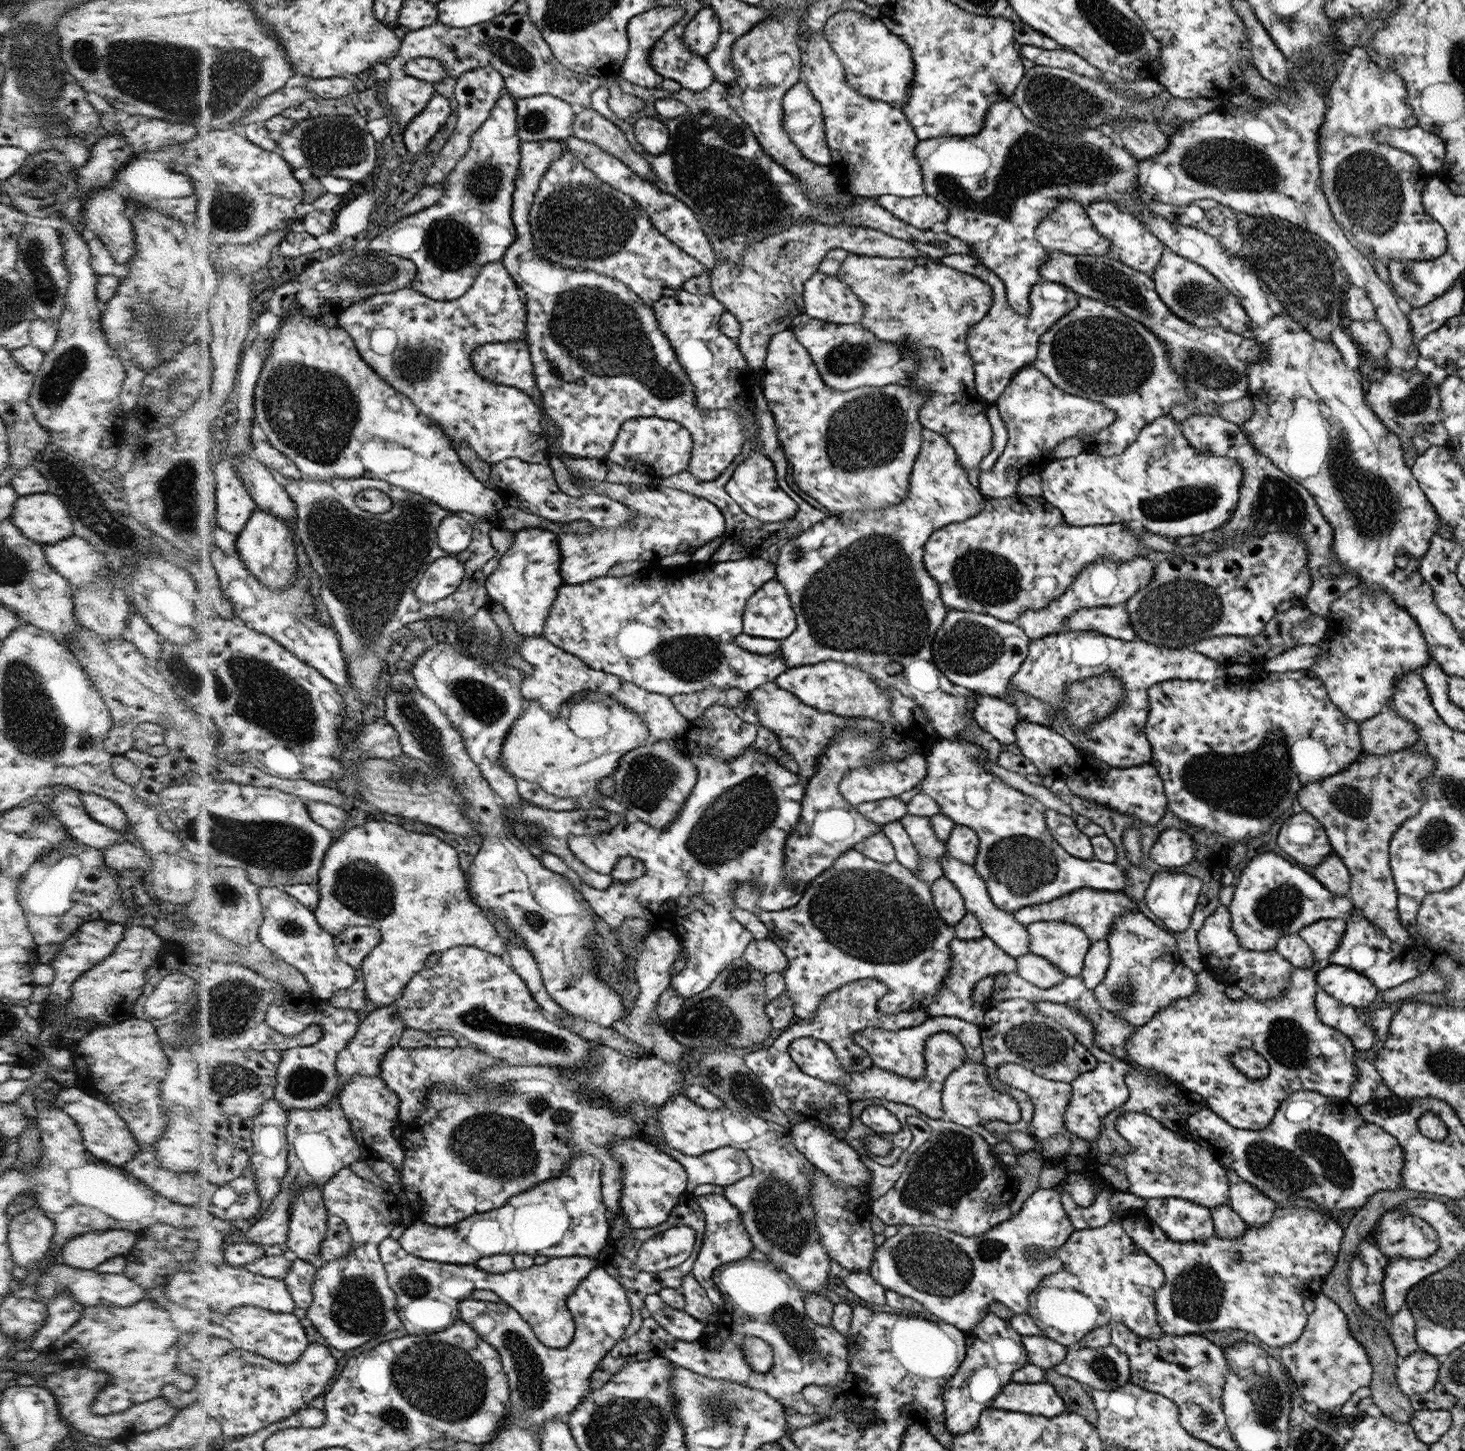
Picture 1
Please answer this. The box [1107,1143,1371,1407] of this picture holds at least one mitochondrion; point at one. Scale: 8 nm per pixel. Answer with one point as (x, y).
(1198, 1294)

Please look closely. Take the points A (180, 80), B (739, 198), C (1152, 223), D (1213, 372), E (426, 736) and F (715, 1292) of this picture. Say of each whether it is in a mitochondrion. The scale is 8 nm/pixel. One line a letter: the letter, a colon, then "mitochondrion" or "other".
A: mitochondrion
B: mitochondrion
C: other
D: mitochondrion
E: mitochondrion
F: other

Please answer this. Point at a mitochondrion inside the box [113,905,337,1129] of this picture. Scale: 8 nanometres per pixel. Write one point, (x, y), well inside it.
(233, 1001)

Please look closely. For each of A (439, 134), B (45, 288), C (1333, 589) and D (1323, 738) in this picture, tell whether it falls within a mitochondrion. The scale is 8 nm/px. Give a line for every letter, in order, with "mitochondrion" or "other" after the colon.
A: other
B: mitochondrion
C: other
D: other

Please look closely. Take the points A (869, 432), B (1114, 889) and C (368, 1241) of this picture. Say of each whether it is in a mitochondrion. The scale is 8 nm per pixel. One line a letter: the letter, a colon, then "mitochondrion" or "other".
A: mitochondrion
B: other
C: other

